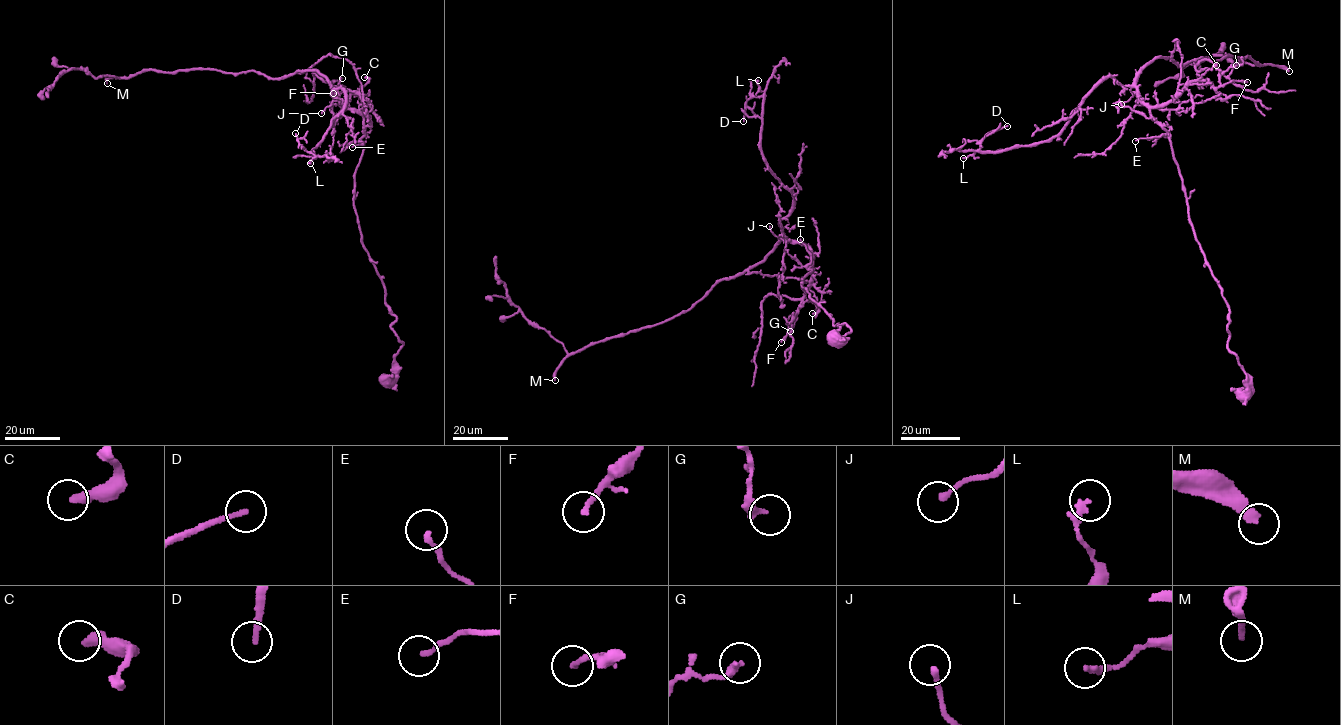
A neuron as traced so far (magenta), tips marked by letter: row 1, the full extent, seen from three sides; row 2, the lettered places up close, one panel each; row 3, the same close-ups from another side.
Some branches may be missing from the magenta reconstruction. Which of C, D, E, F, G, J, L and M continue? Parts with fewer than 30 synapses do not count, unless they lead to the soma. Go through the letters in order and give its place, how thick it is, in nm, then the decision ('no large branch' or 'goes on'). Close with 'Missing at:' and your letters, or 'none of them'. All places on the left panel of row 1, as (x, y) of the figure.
C: place (364, 77); calibre 360 nm; no large branch
D: place (295, 133); calibre 200 nm; no large branch
E: place (352, 147); calibre 180 nm; no large branch
F: place (333, 93); calibre 170 nm; no large branch
G: place (342, 78); calibre 280 nm; no large branch
J: place (321, 113); calibre 190 nm; no large branch
L: place (310, 163); calibre 240 nm; no large branch
M: place (107, 83); calibre 280 nm; goes on
Missing at: M

